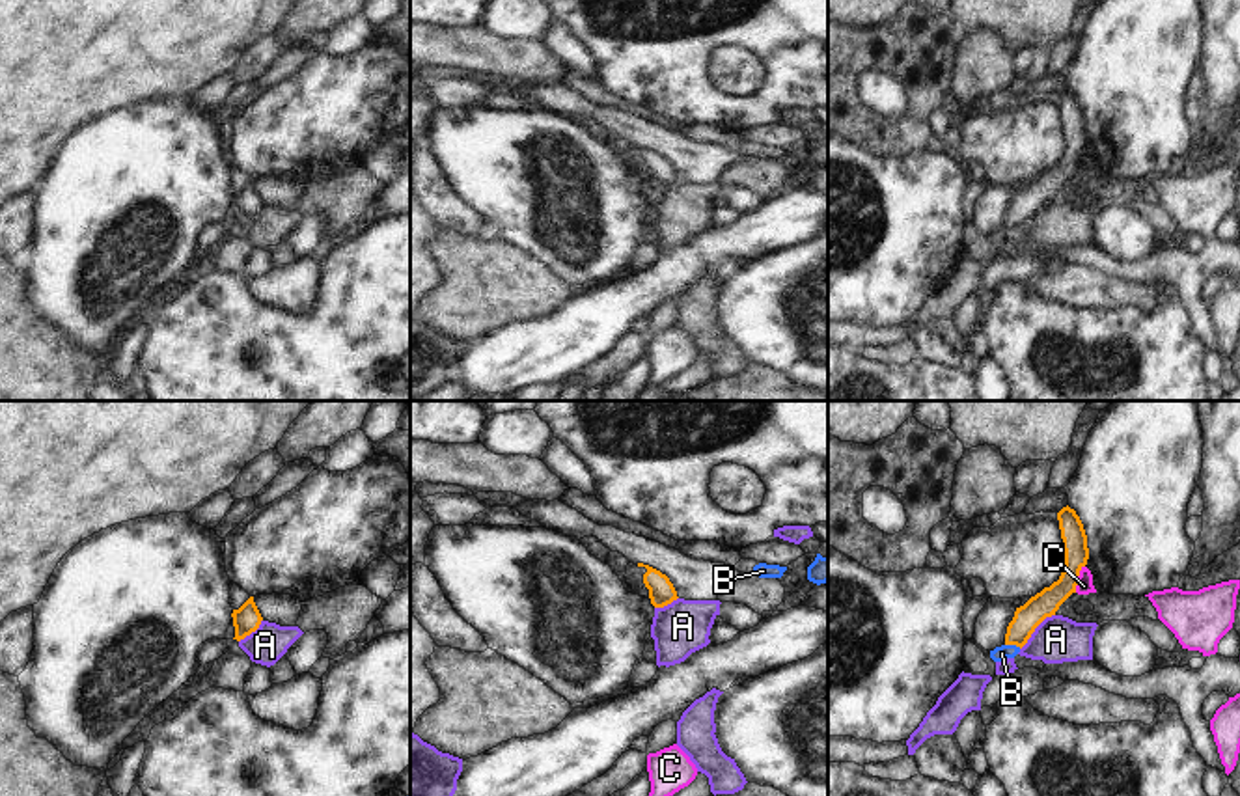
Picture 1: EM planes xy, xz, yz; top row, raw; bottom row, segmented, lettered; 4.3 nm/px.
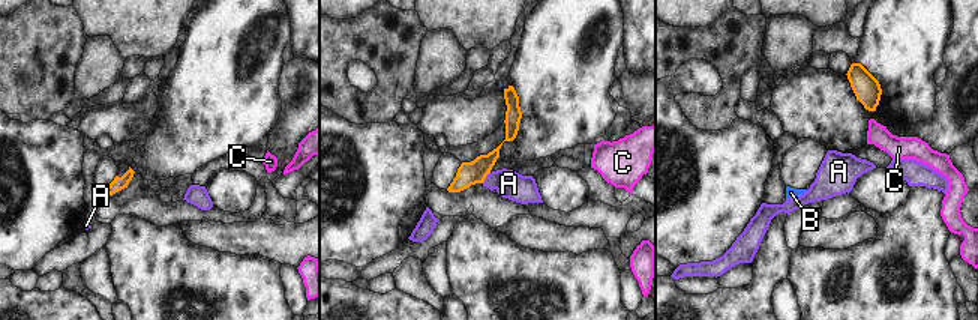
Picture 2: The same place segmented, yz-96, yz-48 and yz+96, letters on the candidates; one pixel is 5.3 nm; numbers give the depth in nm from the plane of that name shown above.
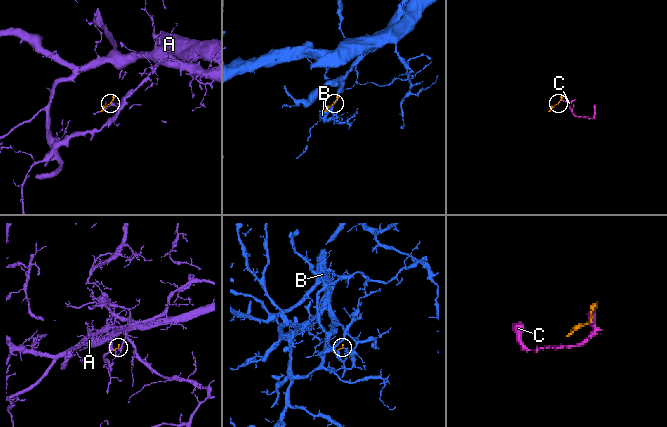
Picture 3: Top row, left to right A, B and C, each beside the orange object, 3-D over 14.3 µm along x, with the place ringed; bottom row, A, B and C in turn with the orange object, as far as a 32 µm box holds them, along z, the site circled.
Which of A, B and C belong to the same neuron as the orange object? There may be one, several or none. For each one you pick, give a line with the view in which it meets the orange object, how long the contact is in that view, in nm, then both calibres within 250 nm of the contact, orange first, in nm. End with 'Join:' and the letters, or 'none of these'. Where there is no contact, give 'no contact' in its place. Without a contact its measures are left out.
Join: none of these

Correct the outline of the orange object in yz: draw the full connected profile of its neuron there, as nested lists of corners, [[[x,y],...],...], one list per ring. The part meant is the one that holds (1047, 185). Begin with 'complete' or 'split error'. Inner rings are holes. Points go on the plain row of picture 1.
complete; [[[1068,88],[1057,95],[1057,103],[1065,132],[1065,151],[1057,164],[1031,179],[1024,188],[1016,190],[1014,199],[1007,209],[1005,227],[1016,227],[1022,231],[1035,211],[1046,199],[1055,198],[1059,188],[1076,175],[1080,153],[1089,142],[1087,117],[1080,99]]]

